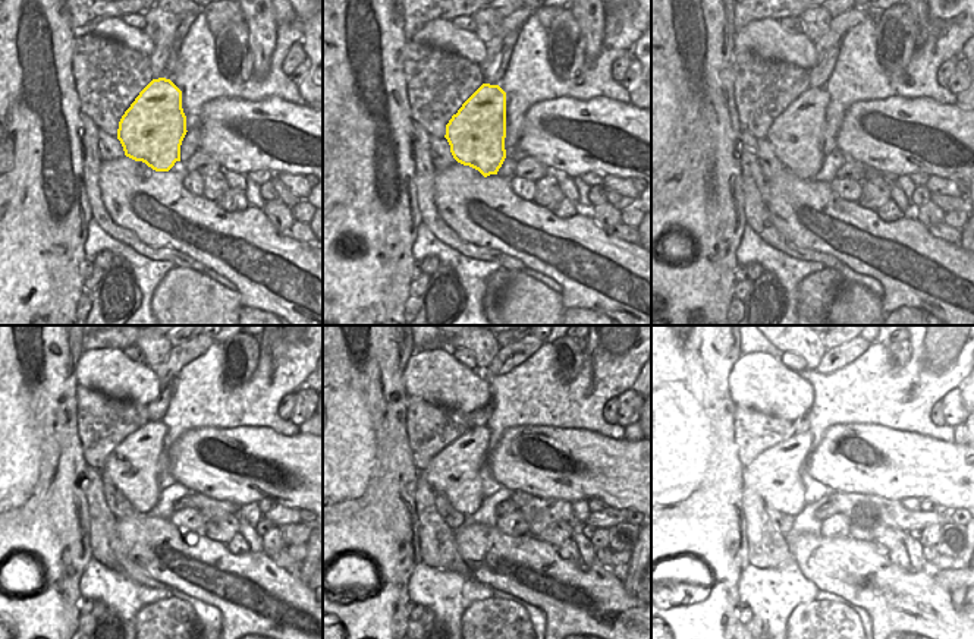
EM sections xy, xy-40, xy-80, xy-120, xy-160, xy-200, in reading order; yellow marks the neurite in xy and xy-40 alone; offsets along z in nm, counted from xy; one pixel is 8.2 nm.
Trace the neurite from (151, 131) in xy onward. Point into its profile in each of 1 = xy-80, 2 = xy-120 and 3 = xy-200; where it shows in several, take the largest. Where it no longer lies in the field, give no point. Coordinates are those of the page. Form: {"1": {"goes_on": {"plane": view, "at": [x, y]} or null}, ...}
{"1": {"goes_on": {"plane": "xy-80", "at": [795, 134]}}, "2": {"goes_on": {"plane": "xy-120", "at": [132, 466]}}, "3": {"goes_on": {"plane": "xy-200", "at": [776, 475]}}}

